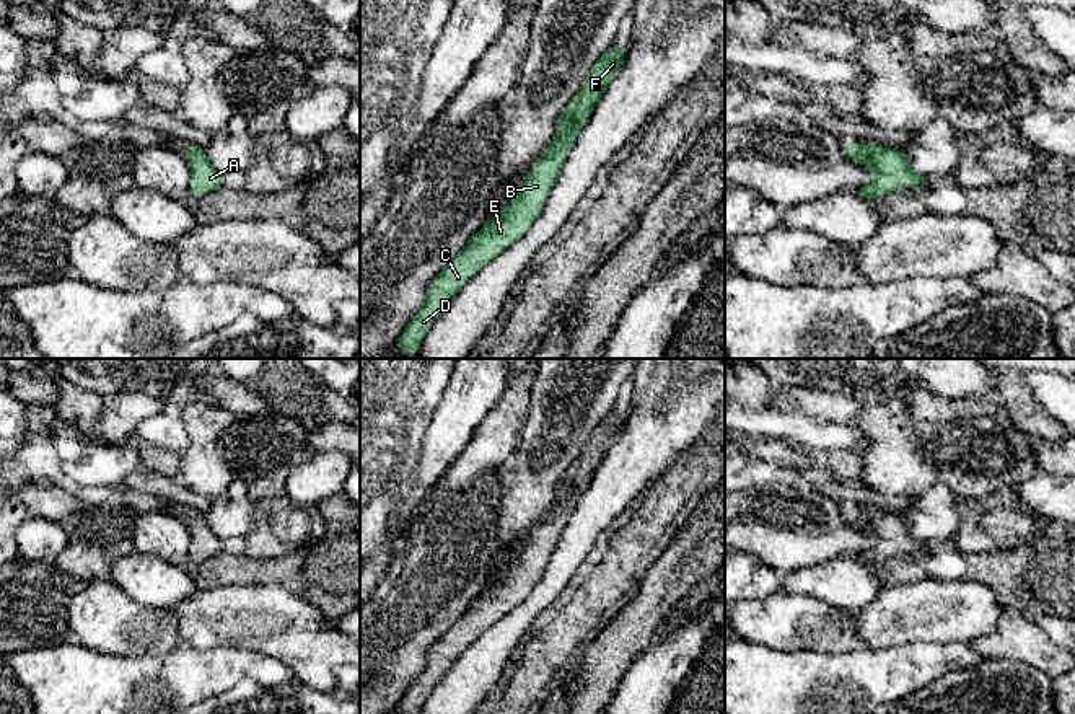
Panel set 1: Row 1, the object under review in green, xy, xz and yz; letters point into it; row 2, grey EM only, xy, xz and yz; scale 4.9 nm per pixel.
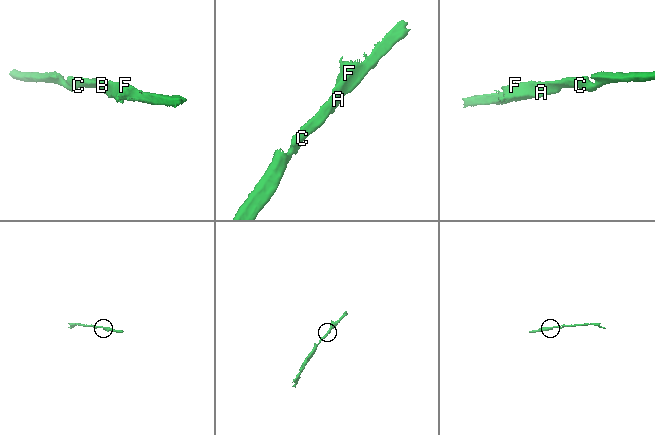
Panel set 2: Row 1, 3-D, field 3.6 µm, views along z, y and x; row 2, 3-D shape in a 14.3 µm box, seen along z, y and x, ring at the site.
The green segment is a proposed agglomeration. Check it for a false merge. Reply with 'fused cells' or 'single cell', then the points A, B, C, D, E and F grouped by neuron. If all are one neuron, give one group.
single cell | A B C D E F

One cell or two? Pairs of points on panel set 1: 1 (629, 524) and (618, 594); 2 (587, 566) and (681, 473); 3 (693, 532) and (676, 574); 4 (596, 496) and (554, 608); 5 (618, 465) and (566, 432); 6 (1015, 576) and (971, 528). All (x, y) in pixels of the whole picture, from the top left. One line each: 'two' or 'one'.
1: one
2: one
3: one
4: two
5: two
6: two

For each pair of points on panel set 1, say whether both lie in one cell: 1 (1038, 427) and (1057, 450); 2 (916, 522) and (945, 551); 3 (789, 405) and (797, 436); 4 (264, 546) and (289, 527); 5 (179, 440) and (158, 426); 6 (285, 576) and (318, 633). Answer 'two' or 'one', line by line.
1: two
2: two
3: two
4: one
5: one
6: two

